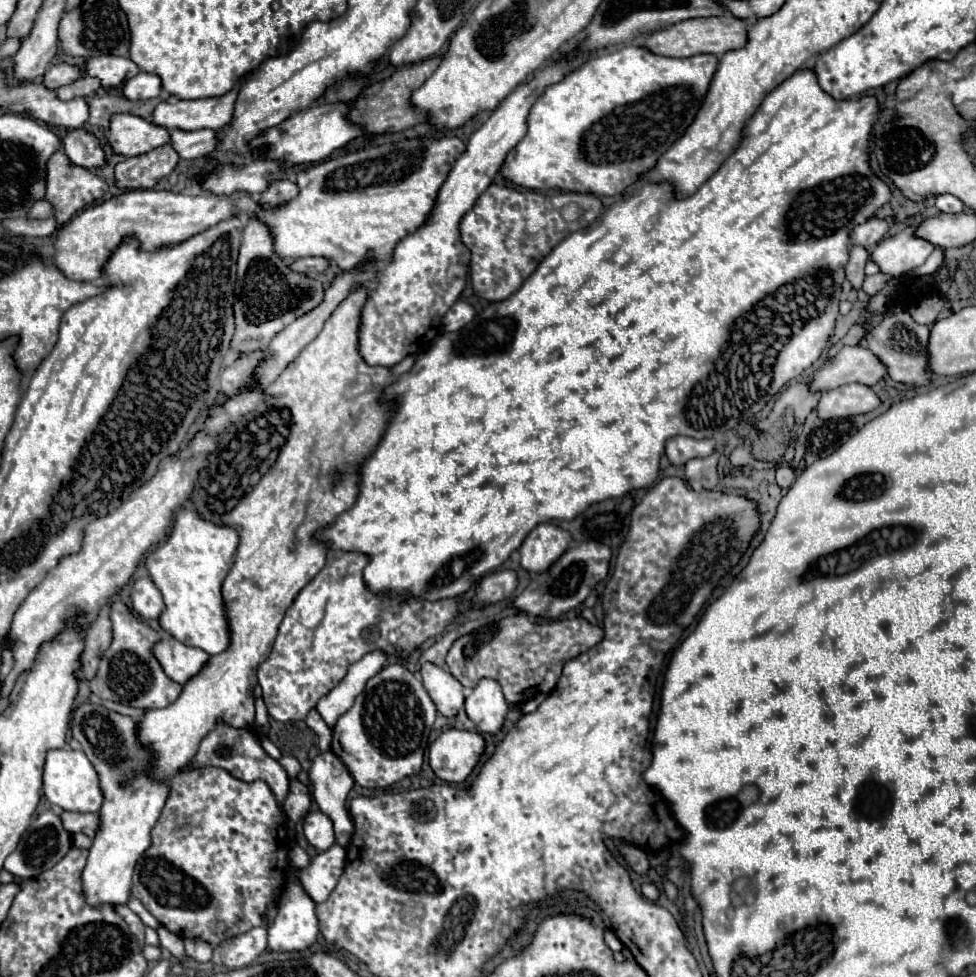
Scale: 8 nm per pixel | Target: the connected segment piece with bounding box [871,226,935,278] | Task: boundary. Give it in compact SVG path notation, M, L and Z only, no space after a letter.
M907 226L875 246L875 250L871 252L871 260L879 264L881 272L897 278L925 264L935 246L915 236L915 230L917 226Z

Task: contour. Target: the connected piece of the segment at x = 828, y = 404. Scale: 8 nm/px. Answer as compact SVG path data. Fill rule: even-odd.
M845 384L821 394L817 412L821 418L847 418L875 410L881 404L873 388L865 384Z

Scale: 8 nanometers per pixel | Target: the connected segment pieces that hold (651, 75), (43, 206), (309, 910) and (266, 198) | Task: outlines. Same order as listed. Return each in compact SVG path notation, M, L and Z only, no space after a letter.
M619 46L613 52L597 52L593 58L585 60L583 64L577 64L561 82L545 88L543 96L537 98L537 102L533 104L533 108L529 112L529 118L527 118L529 130L527 130L525 138L515 146L515 154L513 154L513 150L507 154L507 158L505 158L505 162L503 162L503 166L501 166L499 172L505 178L509 178L513 184L523 186L523 188L529 188L529 190L559 188L559 190L569 190L569 192L591 192L591 194L597 194L597 196L615 196L615 194L621 194L631 184L637 184L641 174L653 170L655 164L657 164L657 160L693 124L693 120L695 120L695 116L697 116L699 108L703 106L703 100L707 96L707 90L709 90L709 84L713 80L715 70L717 70L717 64L719 64L719 60L713 54L697 54L697 56L691 56L691 58L667 58L667 56L653 54L645 46L623 46L623 48Z
M39 200L39 202L35 202L35 204L31 206L31 210L27 212L27 218L29 218L29 220L43 220L43 218L49 218L51 214L53 214L53 210L51 210L49 202Z
M291 880L277 906L275 922L269 926L269 950L291 952L311 946L319 934L315 906L301 882Z
M287 178L273 180L269 188L261 194L261 204L265 206L279 206L281 202L287 202L289 198L295 198L299 194L299 186Z

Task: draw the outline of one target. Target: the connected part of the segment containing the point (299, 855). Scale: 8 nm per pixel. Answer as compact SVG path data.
M293 846L293 850L289 852L289 860L291 860L291 864L295 866L295 868L305 868L305 866L309 866L309 856L307 856L307 852L301 848L301 846Z

